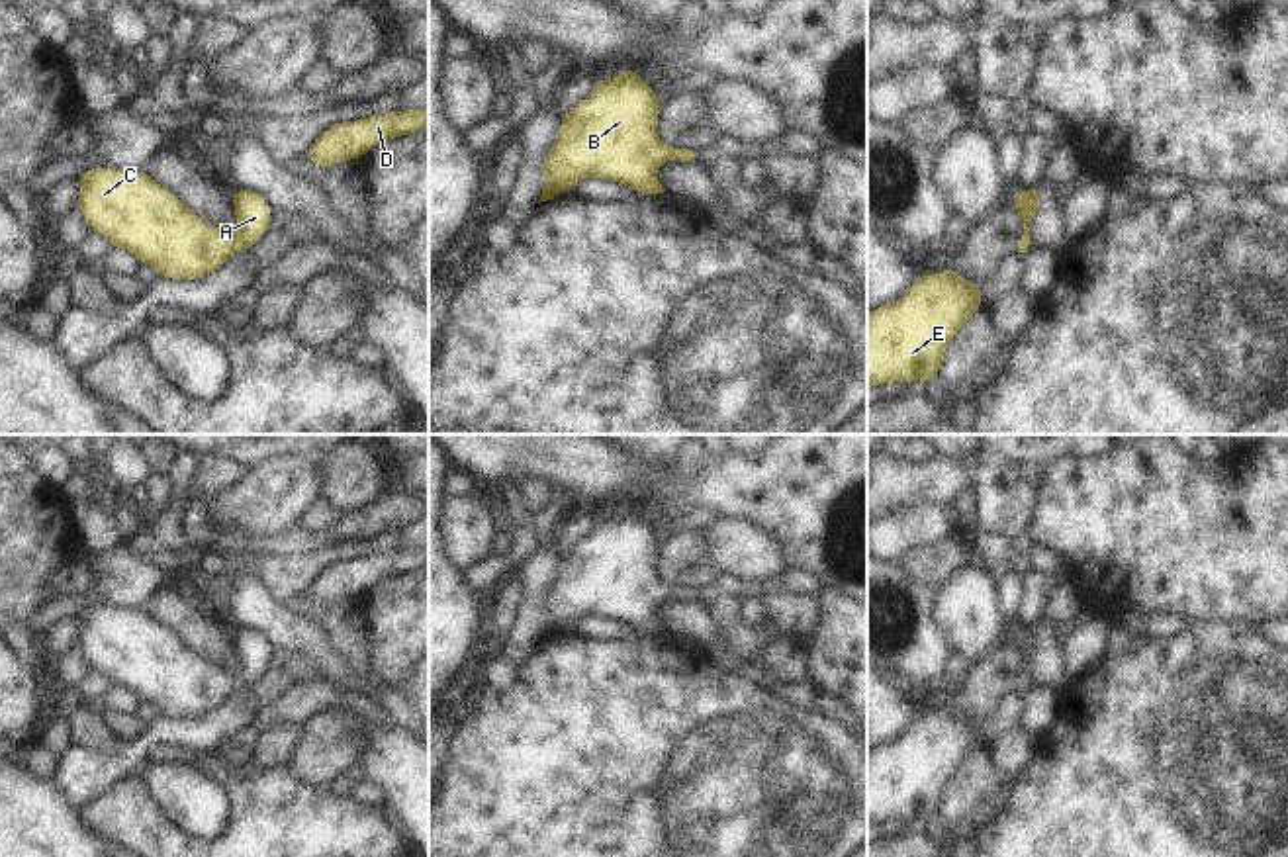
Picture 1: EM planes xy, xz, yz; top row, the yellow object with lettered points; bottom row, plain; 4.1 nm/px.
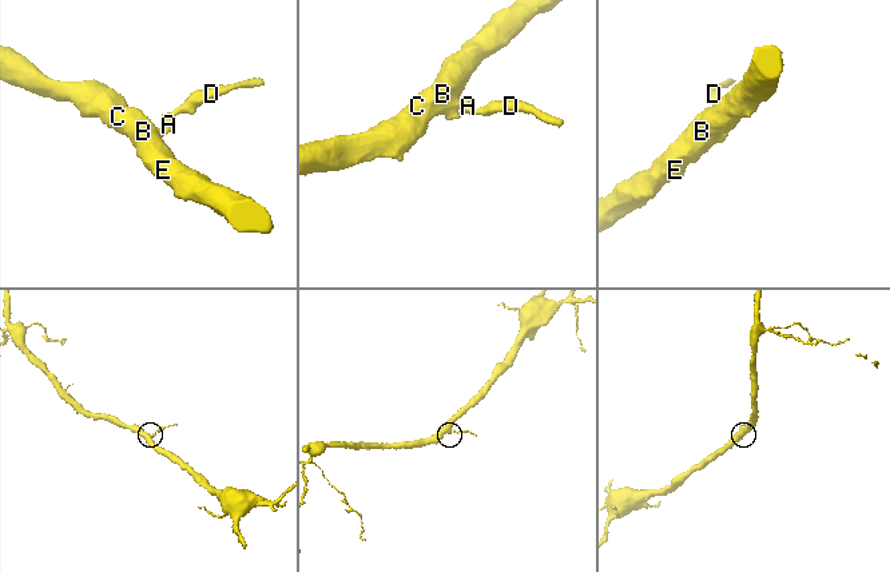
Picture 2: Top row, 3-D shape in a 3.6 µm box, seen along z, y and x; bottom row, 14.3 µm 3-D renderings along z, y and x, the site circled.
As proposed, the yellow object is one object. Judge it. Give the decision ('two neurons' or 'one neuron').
one neuron

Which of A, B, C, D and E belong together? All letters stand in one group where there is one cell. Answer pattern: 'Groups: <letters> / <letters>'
Groups: A B C D E

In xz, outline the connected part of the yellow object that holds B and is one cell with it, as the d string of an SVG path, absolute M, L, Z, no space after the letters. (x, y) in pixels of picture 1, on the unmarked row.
M628 505L615 517L599 517L593 530L575 542L570 552L562 552L562 564L542 601L544 628L538 638L554 638L558 632L570 630L574 622L585 616L613 618L626 622L634 632L664 632L666 628L656 616L656 609L677 597L683 603L695 603L699 587L671 587L658 575L658 552L662 538L654 524L646 522L636 509Z

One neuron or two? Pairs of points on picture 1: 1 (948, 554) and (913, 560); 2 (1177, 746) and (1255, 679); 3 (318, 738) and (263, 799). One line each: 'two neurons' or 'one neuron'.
1: one neuron
2: one neuron
3: two neurons

